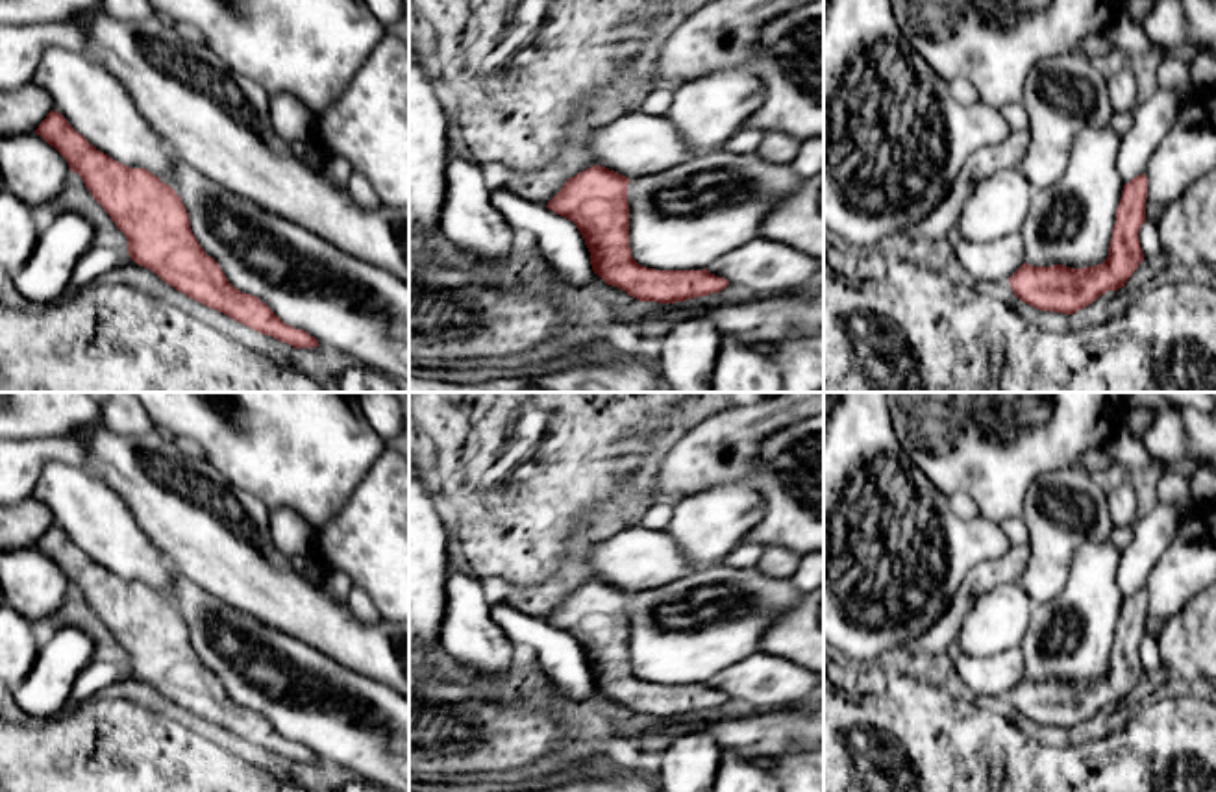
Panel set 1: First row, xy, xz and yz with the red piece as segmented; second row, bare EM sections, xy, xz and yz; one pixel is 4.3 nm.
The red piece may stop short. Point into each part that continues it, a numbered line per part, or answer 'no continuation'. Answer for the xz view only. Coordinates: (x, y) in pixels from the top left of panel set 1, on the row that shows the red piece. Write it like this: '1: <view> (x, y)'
no continuation

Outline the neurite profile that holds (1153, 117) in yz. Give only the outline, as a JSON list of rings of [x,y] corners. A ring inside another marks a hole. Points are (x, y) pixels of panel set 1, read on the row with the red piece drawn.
[[[1192,83],[1170,91],[1157,89],[1148,100],[1135,107],[1133,126],[1122,135],[1116,155],[1116,167],[1123,183],[1146,174],[1155,148],[1166,137],[1192,89]]]

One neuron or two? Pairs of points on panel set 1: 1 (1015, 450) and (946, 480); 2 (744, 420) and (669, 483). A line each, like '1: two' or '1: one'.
1: one
2: one

